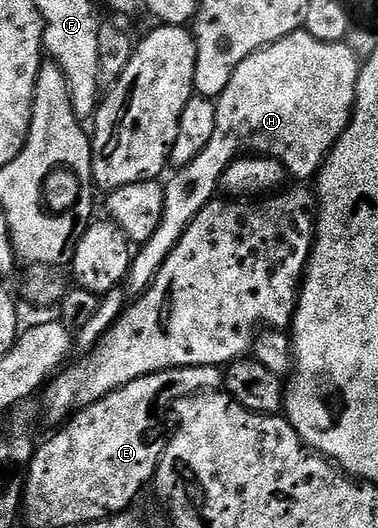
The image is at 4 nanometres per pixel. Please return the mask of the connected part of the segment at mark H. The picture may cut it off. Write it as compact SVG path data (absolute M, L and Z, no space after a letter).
M299 29L294 34L249 55L238 66L236 73L232 73L228 89L224 89L224 93L216 100L218 108L214 111L214 128L210 131L206 148L187 167L180 168L170 180L165 180L164 217L160 217L156 233L152 233L148 242L141 244L131 258L130 271L126 274L124 284L126 291L137 297L150 288L150 283L156 273L160 273L168 253L176 249L190 222L198 216L200 209L204 209L215 198L224 169L228 169L230 163L235 163L243 157L265 157L281 163L298 181L313 180L322 170L322 163L350 123L350 117L354 113L354 89L358 86L359 70L360 60L345 42L316 41L316 37L309 35L305 29Z

